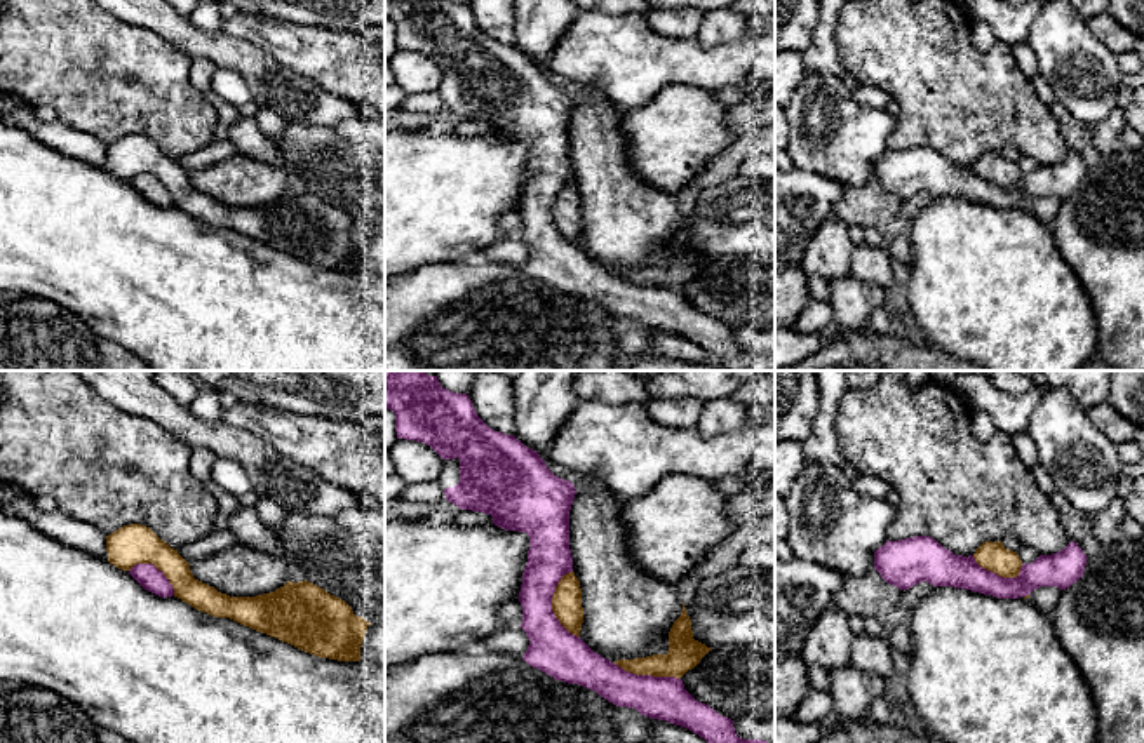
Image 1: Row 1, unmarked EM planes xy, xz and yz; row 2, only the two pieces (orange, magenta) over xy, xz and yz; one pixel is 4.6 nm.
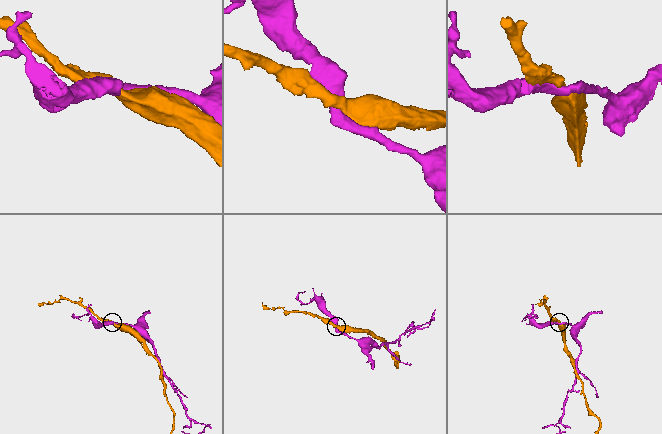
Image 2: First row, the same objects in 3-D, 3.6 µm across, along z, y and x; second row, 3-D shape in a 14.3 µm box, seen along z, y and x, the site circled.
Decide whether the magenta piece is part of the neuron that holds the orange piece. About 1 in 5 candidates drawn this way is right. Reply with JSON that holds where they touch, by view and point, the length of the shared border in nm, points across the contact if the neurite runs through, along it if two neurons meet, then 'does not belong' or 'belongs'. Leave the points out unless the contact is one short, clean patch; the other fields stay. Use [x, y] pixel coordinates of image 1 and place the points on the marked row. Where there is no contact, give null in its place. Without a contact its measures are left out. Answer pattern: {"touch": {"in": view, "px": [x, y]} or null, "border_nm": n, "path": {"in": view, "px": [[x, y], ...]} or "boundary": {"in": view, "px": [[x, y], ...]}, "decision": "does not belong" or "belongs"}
{"touch": {"in": "xz", "px": [552, 604]}, "border_nm": 320, "decision": "does not belong"}

